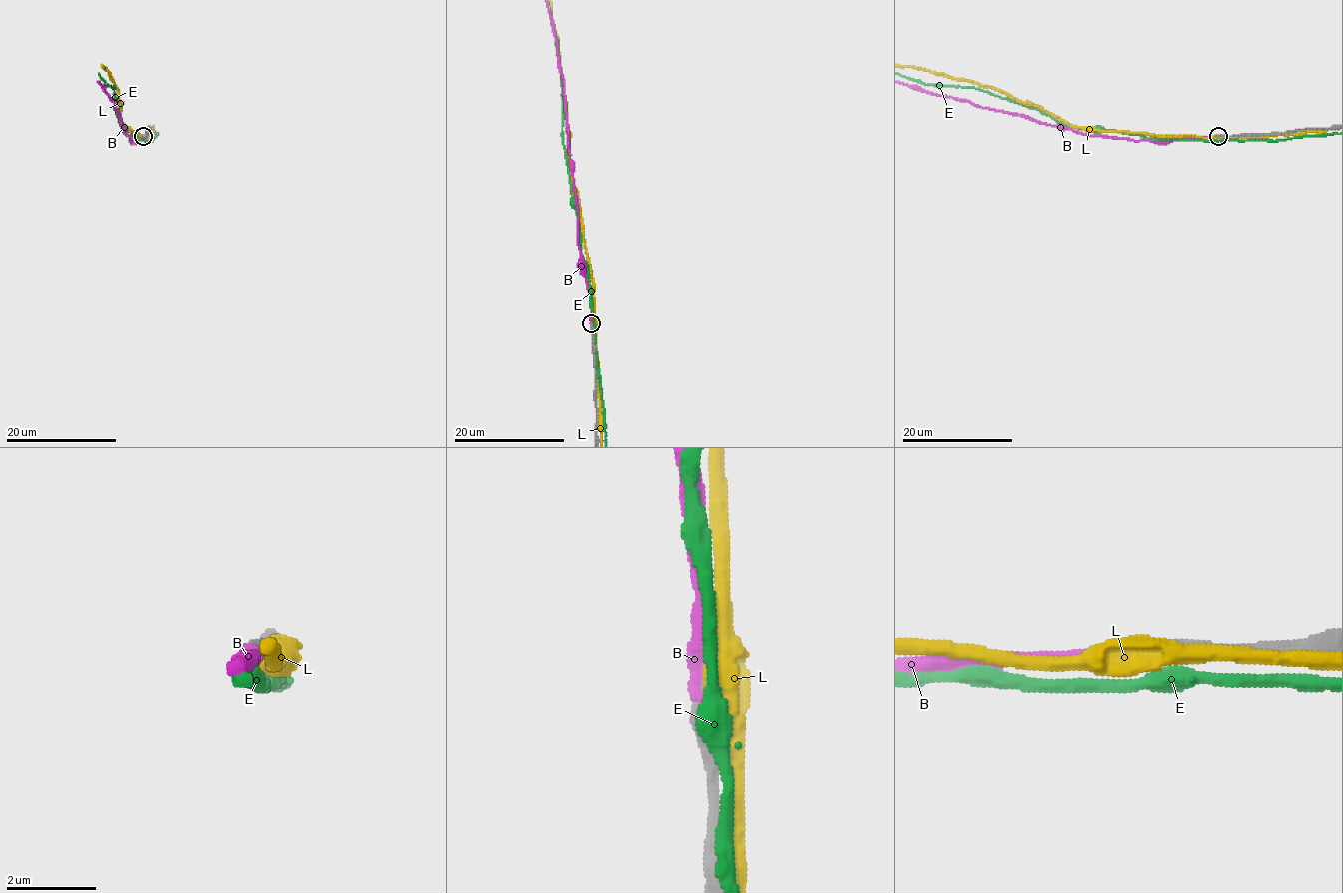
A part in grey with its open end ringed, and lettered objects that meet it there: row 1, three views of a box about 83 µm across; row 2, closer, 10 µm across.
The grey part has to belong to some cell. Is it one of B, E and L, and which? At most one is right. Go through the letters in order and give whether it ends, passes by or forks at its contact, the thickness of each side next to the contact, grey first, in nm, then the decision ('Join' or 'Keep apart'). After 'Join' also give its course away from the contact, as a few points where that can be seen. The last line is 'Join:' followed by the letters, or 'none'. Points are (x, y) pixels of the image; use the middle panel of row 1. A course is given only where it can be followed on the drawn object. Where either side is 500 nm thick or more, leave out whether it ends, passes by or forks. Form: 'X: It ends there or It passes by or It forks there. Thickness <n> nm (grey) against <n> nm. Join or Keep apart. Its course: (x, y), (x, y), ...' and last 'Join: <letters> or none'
B: Thickness 500 nm (grey) against 280 nm. Join
E: Thickness 550 nm (grey) against 400 nm. Keep apart
L: Thickness 550 nm (grey) against 550 nm. Keep apart
Join: B

